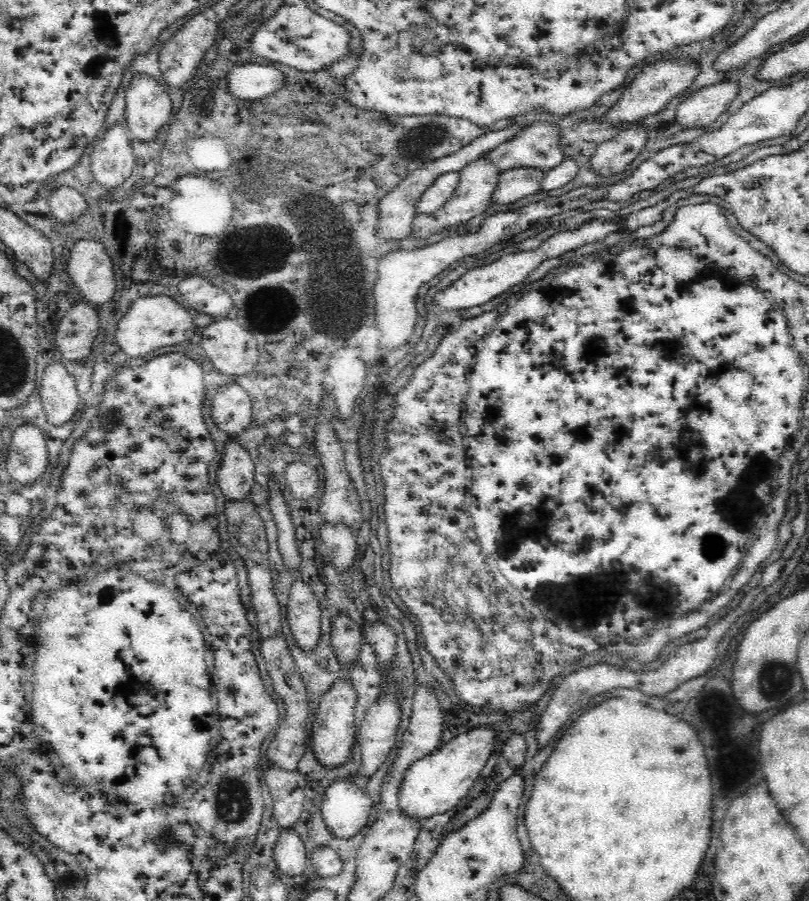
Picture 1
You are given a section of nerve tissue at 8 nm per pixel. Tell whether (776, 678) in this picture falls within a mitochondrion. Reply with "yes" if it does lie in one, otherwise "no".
yes

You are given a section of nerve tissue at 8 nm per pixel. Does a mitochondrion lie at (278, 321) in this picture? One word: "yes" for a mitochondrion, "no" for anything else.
no

